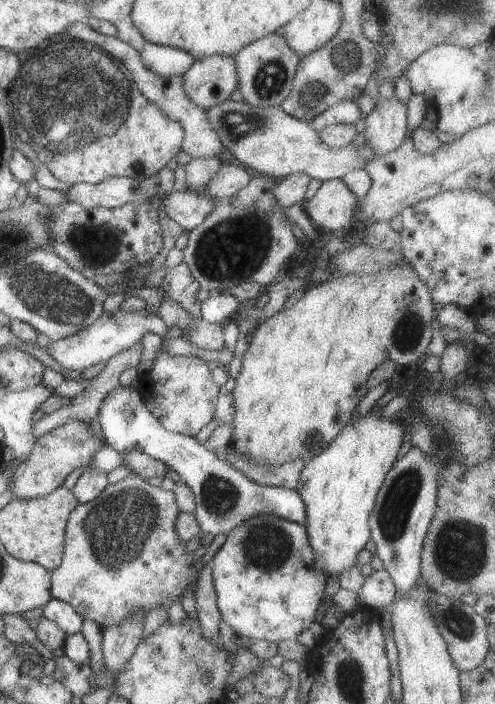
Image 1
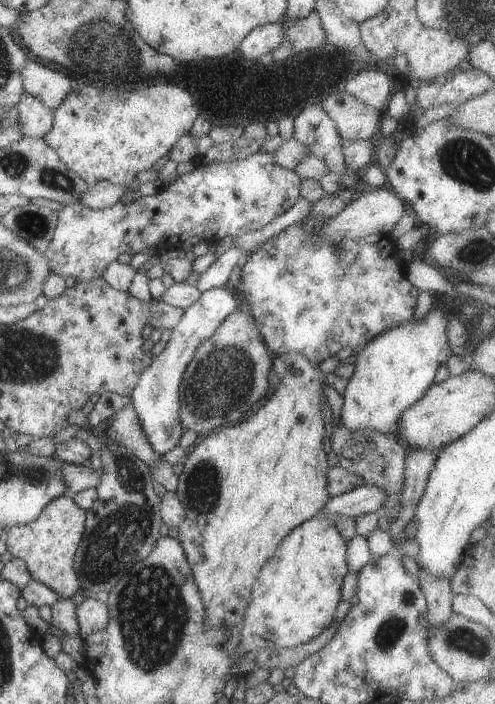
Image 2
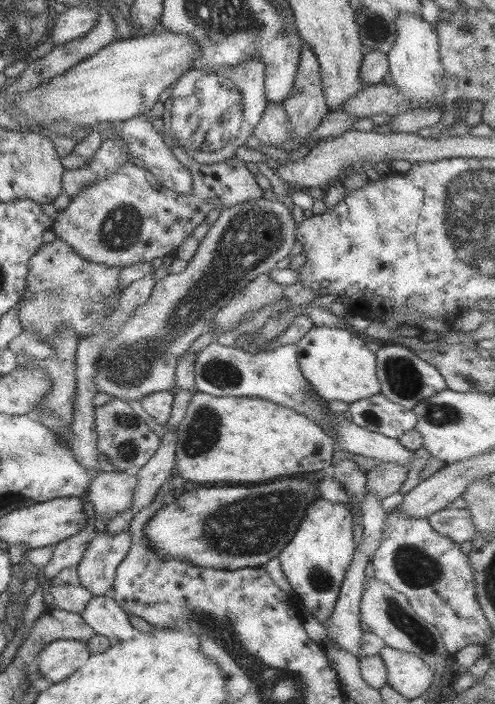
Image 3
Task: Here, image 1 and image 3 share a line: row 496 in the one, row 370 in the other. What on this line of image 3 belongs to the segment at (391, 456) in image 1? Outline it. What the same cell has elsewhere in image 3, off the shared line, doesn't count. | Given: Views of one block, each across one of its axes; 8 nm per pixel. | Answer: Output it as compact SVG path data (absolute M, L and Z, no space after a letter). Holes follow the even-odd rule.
M314 326L296 345L300 372L302 372L308 384L312 386L313 390L322 400L326 402L338 400L350 405L380 393L380 381L378 381L376 369L376 355L366 347L366 342L358 337L356 333L339 327Z

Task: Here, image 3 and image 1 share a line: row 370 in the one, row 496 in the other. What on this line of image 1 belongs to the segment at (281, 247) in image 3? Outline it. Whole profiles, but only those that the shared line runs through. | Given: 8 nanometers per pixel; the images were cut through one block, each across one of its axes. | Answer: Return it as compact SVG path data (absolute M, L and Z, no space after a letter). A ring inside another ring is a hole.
M135 474L128 478L124 478L122 481L110 483L109 486L106 486L106 488L102 490L102 493L98 497L95 497L88 503L79 503L78 506L70 512L68 522L66 522L66 529L64 530L65 548L61 564L56 570L51 572L52 597L70 604L83 620L92 620L96 622L102 630L122 624L128 616L134 616L134 614L150 614L152 608L160 608L160 606L164 606L164 608L168 606L170 609L170 606L172 606L175 601L181 602L181 596L184 591L190 587L192 587L193 591L197 589L197 586L189 585L191 582L197 584L202 569L196 570L196 564L202 561L193 560L193 558L195 558L193 552L188 553L186 551L187 542L176 534L176 520L178 514L179 509L173 491L169 492L160 487L151 486L148 480L142 479L139 475Z

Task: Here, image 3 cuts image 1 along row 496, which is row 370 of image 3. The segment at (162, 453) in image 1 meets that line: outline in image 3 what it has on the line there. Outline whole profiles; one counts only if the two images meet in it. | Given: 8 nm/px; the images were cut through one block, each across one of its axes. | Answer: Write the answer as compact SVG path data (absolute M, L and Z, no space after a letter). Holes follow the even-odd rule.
M211 342L197 353L194 374L196 391L214 397L256 397L268 400L293 409L323 429L329 427L329 430L336 435L338 445L346 452L377 459L380 463L396 463L408 468L412 466L414 452L402 447L398 439L369 432L365 428L356 426L354 422L346 420L341 414L328 412L318 402L320 397L300 372L296 344L285 344L272 350L262 350L252 354L240 347L223 346L217 342Z

